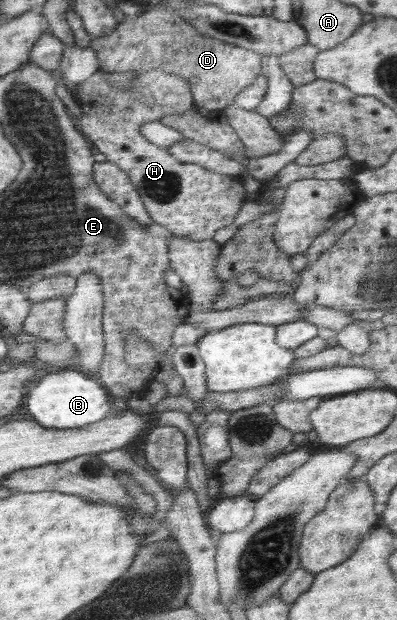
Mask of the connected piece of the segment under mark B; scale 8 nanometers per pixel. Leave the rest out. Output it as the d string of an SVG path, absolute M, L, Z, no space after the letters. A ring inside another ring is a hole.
M60 369L43 374L41 380L33 385L27 396L27 409L33 419L45 428L73 429L91 426L102 421L112 413L109 394L102 383L89 377L79 369Z

